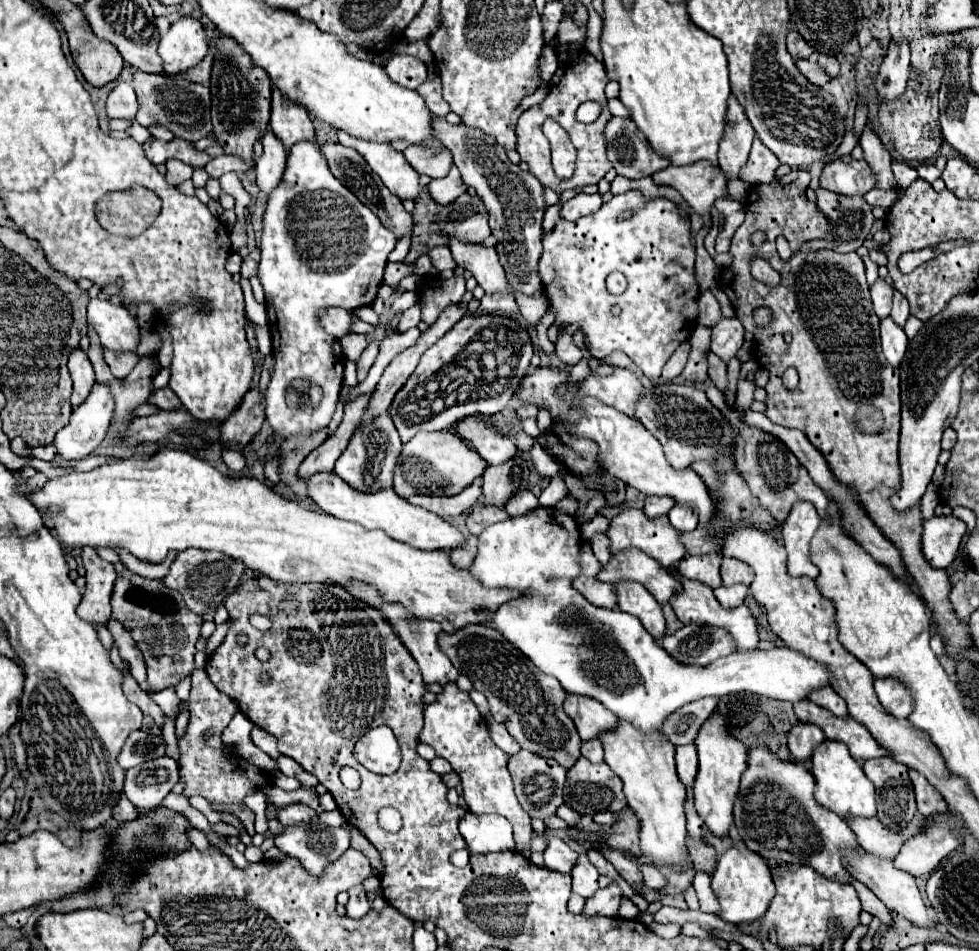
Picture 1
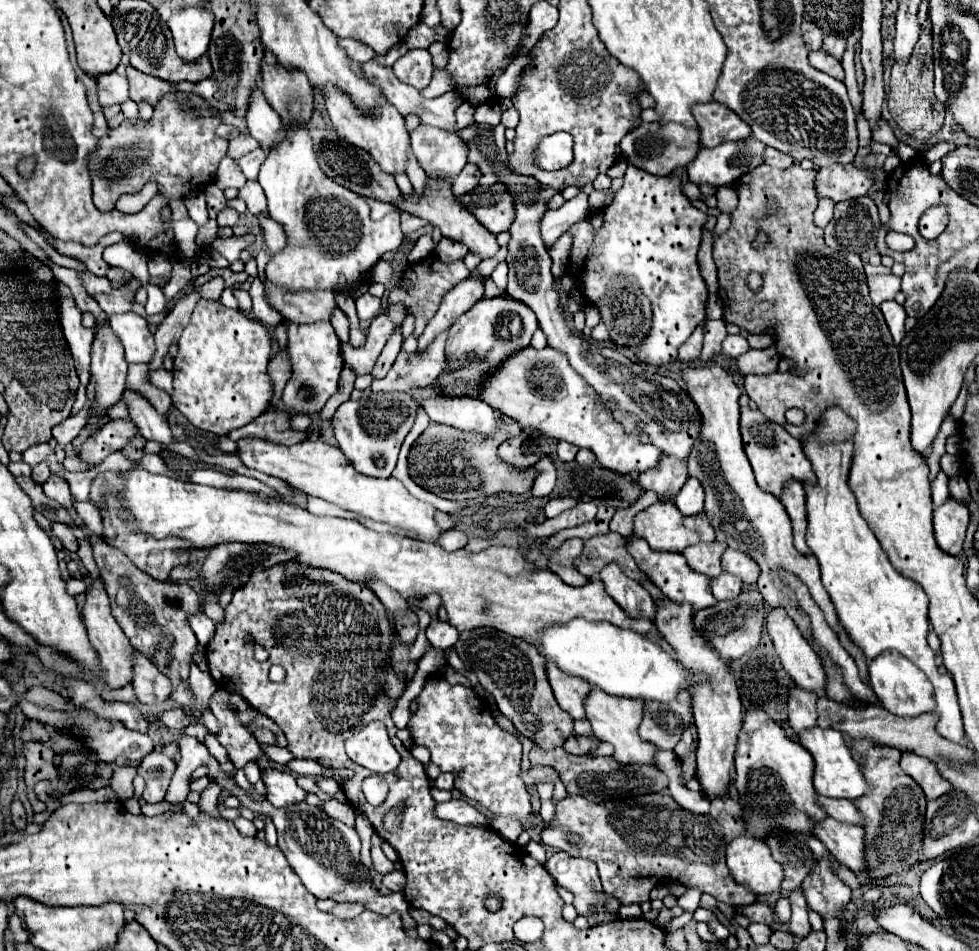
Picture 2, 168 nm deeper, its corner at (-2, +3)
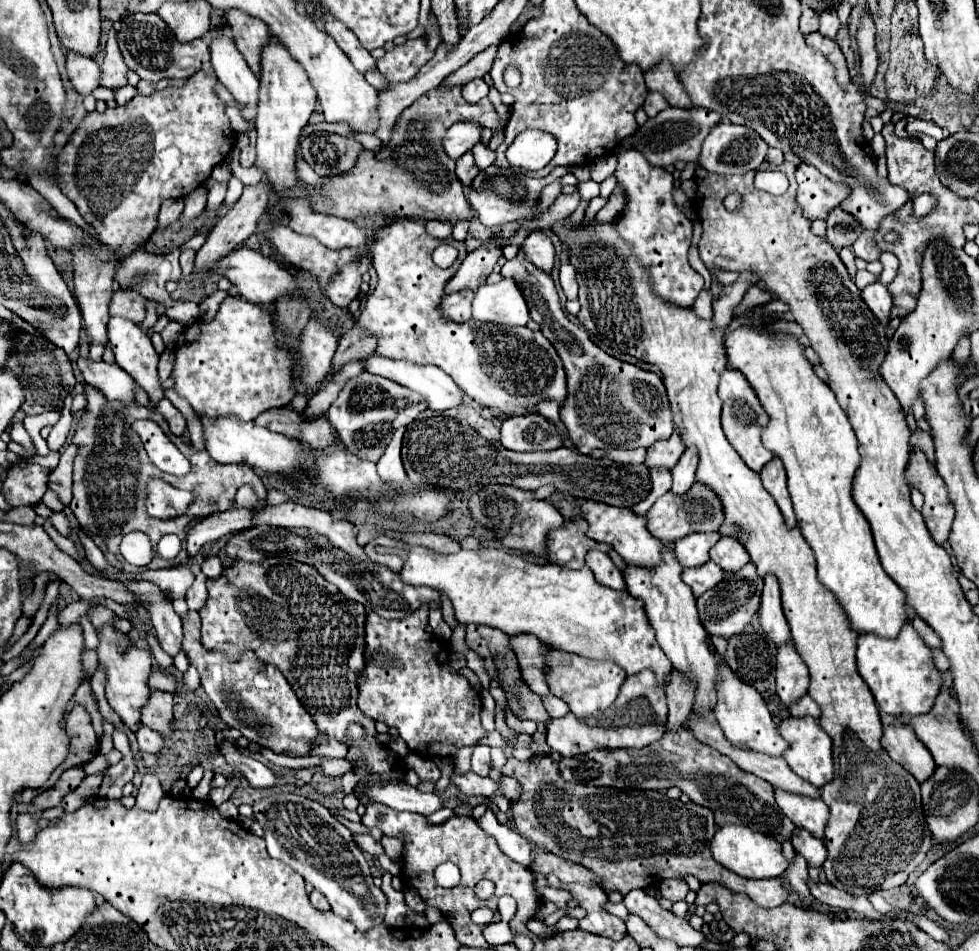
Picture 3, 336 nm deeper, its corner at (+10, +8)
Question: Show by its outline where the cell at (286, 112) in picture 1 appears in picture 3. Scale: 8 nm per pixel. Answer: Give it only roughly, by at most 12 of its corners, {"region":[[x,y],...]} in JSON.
{"region":[[242,11],[226,13],[252,73],[260,77],[262,49],[272,33]]}

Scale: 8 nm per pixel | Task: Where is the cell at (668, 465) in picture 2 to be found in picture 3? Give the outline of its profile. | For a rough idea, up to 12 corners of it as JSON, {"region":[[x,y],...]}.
{"region":[[678,433],[648,447],[644,465],[674,469],[684,443]]}

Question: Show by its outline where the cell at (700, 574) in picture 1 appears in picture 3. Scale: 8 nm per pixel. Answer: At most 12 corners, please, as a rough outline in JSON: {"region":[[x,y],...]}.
{"region":[[692,533],[674,543],[682,567],[708,561],[718,533]]}

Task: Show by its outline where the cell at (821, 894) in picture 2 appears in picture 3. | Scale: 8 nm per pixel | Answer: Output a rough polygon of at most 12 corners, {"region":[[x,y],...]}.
{"region":[[796,829],[794,851],[808,867],[822,869],[824,841],[808,831]]}

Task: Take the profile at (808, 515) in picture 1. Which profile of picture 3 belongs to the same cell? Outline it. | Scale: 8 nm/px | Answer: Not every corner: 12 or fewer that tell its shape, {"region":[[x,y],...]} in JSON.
{"region":[[774,457],[762,471],[764,489],[774,497],[786,525],[796,517],[782,461]]}

